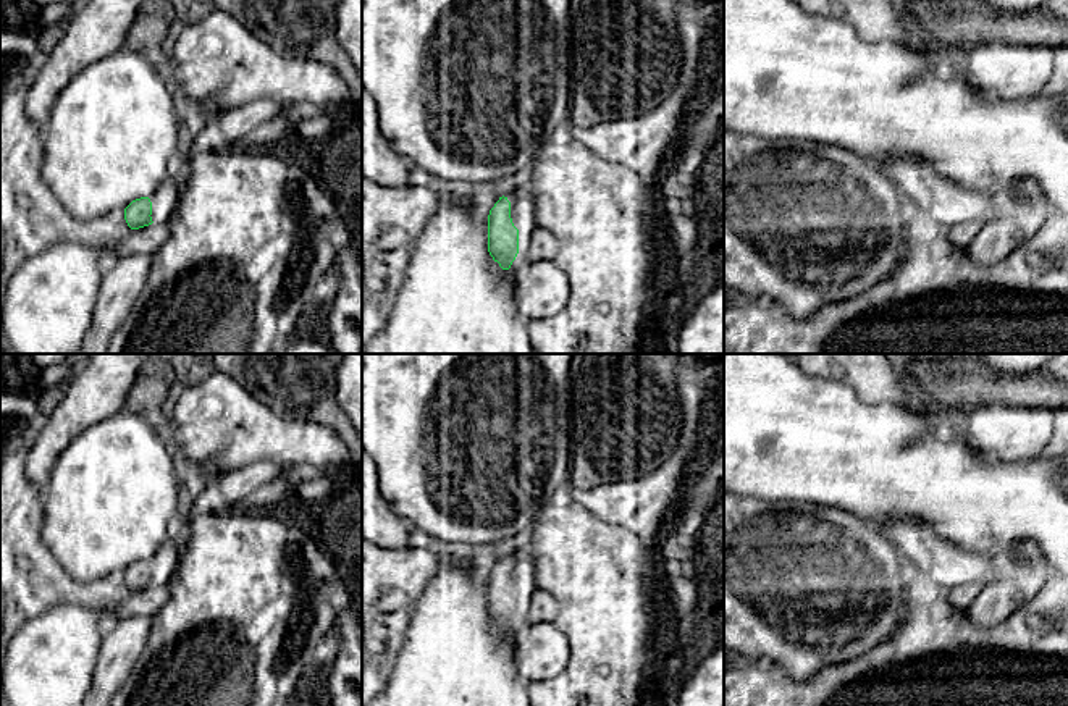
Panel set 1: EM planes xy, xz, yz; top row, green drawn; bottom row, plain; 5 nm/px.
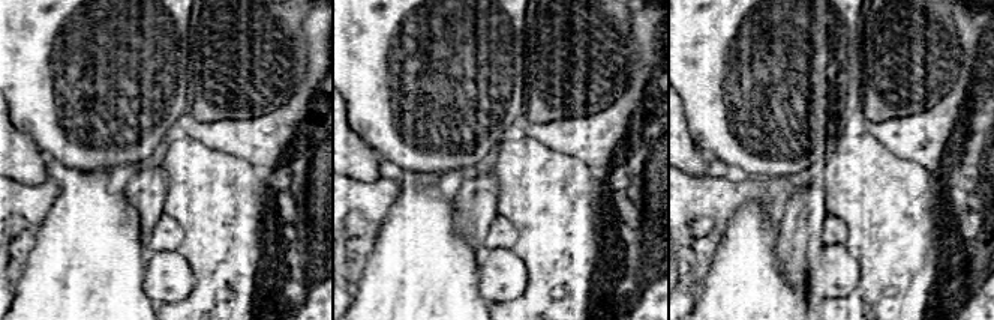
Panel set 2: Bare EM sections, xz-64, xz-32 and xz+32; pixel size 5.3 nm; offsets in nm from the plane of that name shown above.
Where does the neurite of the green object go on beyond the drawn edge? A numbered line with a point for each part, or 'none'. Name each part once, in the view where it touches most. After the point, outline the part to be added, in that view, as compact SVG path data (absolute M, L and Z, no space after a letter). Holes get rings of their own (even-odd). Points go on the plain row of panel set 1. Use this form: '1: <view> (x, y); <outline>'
1: xz (522, 564); M520 548L504 557L511 564L511 580L517 591L533 588L535 561L530 548Z

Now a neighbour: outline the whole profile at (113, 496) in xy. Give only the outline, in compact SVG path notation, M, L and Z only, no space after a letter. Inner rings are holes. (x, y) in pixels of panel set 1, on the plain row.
M126 409L89 427L57 459L42 490L42 540L63 570L78 582L94 582L113 572L124 572L132 562L153 559L171 538L183 511L183 490L176 457L155 418Z

